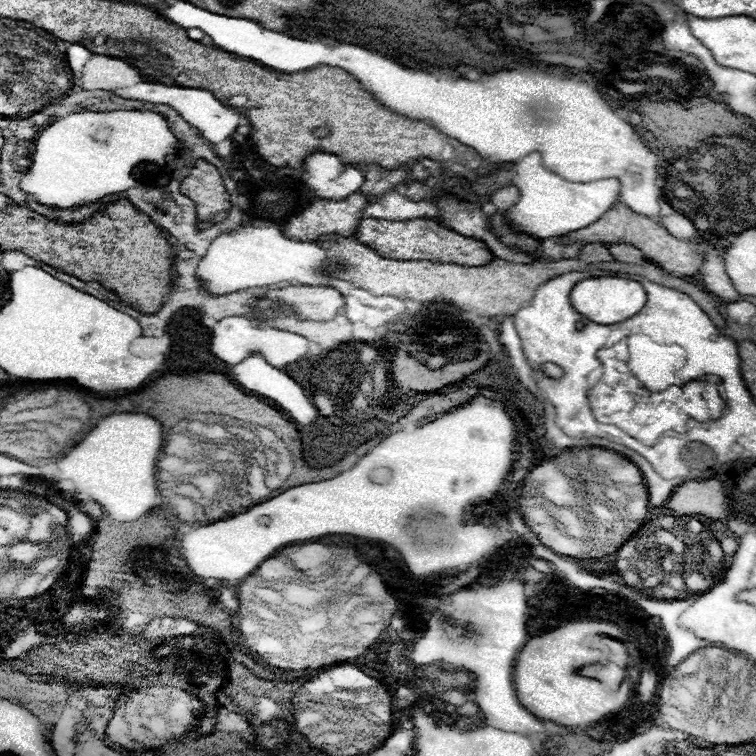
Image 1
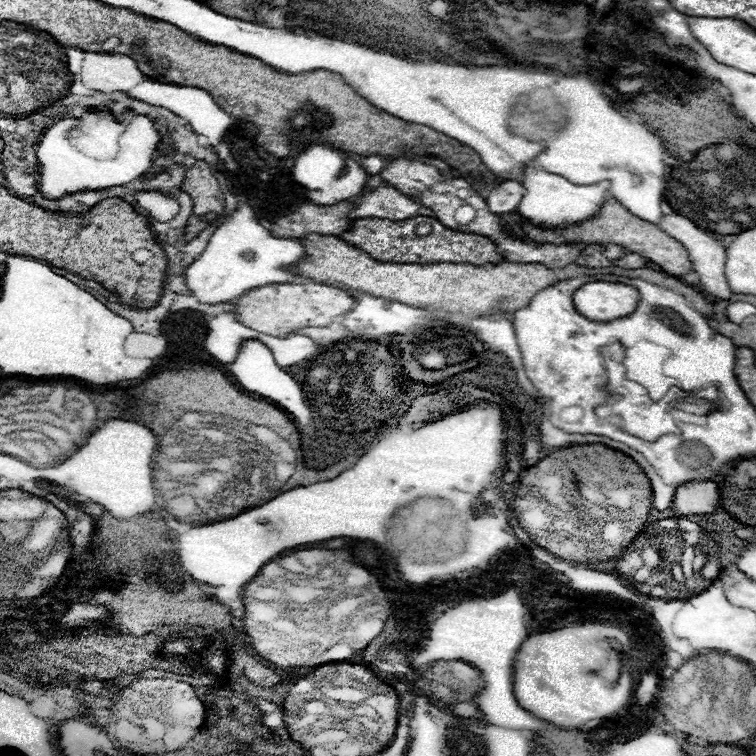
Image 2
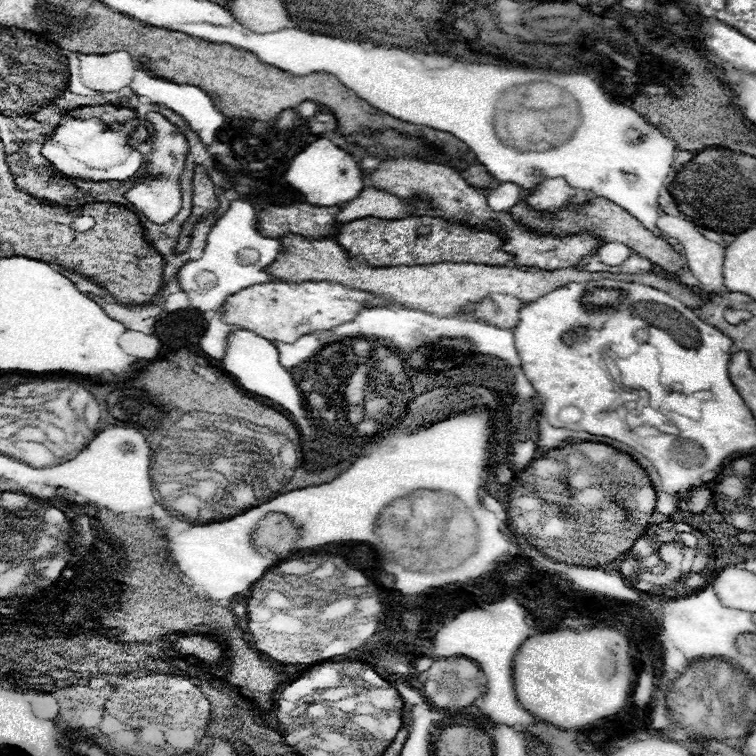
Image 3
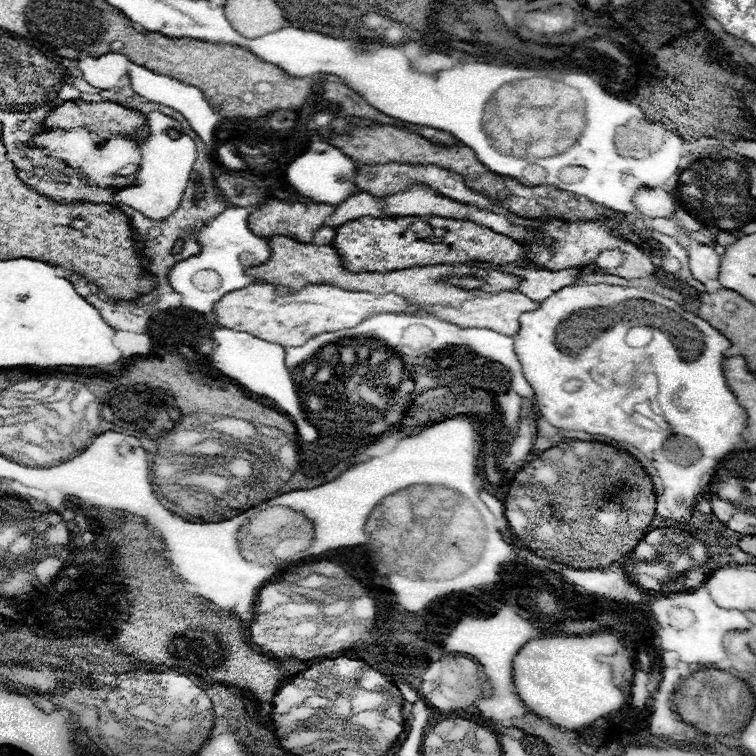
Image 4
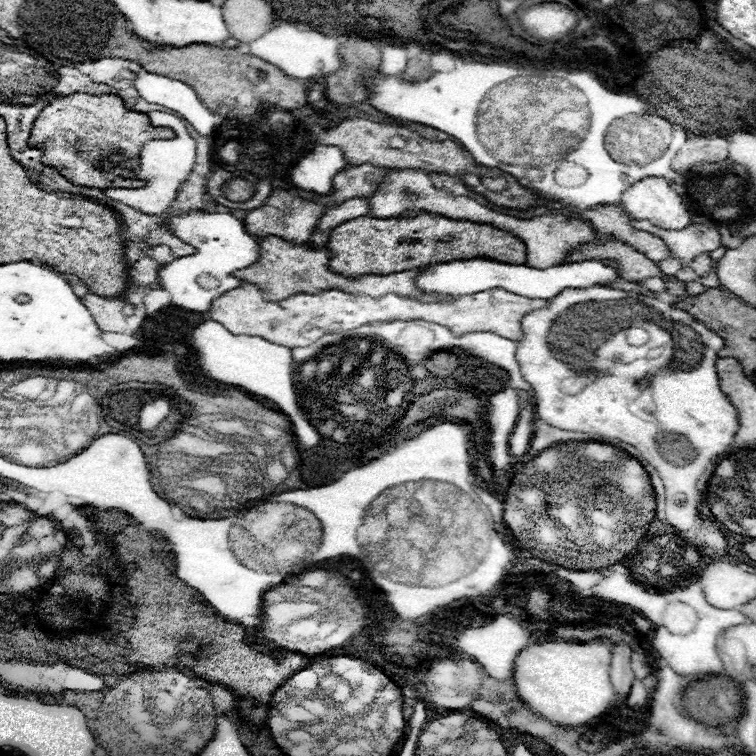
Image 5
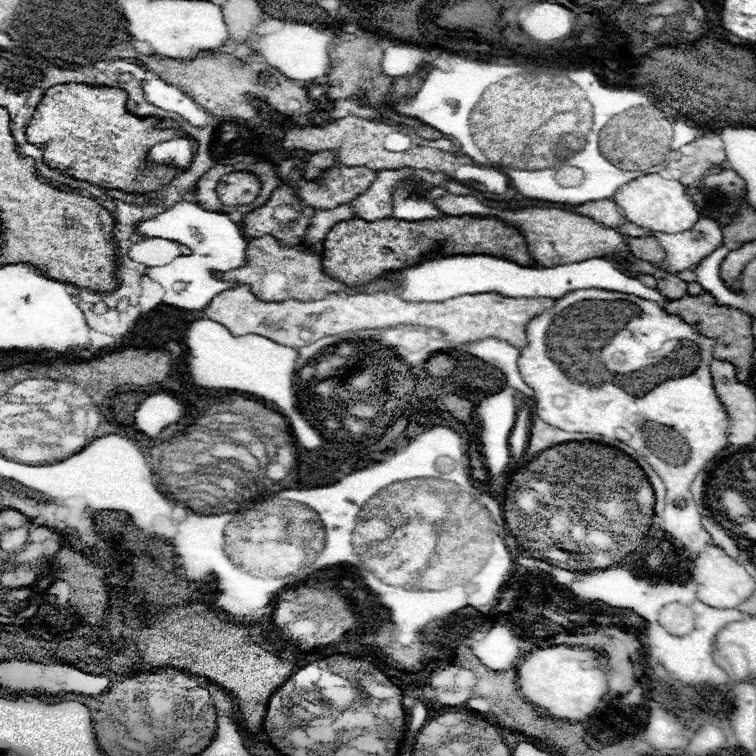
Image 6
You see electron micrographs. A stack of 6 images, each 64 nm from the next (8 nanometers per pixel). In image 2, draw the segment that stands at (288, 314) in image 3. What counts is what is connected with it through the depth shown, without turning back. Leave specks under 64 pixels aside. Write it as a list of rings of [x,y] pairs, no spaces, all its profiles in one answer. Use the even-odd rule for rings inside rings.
[[[312,280],[306,282],[284,282],[284,284],[266,284],[244,292],[236,300],[236,318],[244,326],[252,330],[262,330],[262,334],[278,334],[284,338],[286,334],[294,334],[298,328],[306,326],[330,326],[330,322],[346,316],[354,308],[354,298],[350,292],[328,286],[316,284]]]

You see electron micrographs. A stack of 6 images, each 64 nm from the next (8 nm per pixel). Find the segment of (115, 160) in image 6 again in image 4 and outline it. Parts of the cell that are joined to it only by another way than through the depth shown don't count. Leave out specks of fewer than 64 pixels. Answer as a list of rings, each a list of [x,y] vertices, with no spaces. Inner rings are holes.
[[[72,100],[62,102],[50,110],[50,114],[44,118],[44,128],[50,130],[72,130],[78,126],[88,128],[90,132],[96,132],[96,142],[108,142],[114,136],[132,136],[136,138],[138,130],[146,126],[146,116],[138,110],[128,110],[120,106],[118,102],[86,102],[86,100]]]

